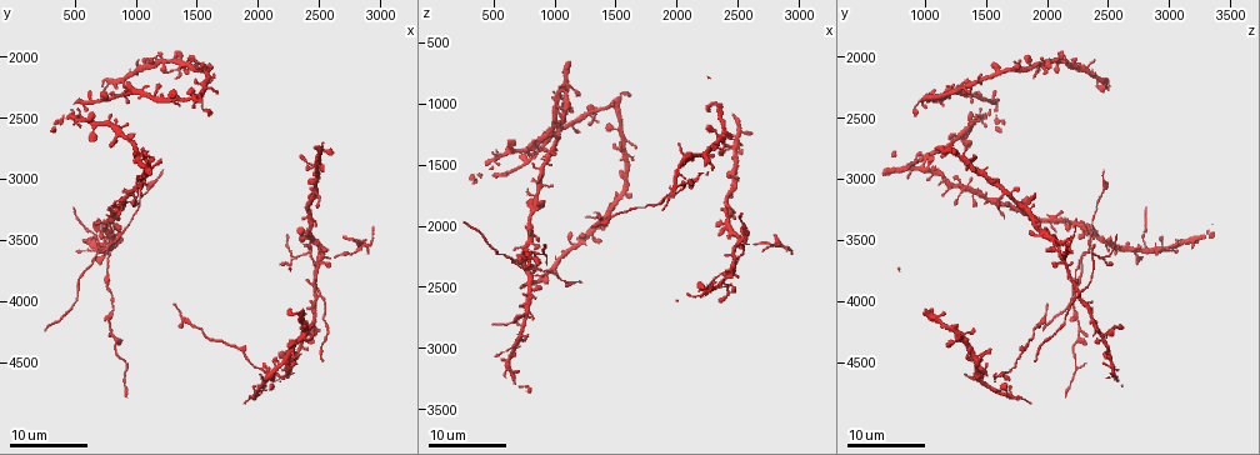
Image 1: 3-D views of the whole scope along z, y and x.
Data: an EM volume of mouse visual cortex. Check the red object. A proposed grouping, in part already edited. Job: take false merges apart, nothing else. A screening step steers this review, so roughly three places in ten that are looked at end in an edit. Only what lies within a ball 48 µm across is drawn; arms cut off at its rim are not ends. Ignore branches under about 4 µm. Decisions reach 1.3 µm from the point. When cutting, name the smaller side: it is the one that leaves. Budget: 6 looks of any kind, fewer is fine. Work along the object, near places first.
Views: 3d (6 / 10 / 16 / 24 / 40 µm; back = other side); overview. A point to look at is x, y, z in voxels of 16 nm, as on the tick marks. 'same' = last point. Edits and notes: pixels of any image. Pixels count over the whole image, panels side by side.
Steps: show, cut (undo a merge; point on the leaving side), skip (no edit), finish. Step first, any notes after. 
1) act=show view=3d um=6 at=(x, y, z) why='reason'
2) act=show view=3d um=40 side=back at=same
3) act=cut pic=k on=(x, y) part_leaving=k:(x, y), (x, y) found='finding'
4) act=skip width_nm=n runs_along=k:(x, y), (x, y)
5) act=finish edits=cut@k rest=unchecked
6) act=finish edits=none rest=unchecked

act=show view=3d um=16 at=(720, 3560, 2800) why='three arms meet'

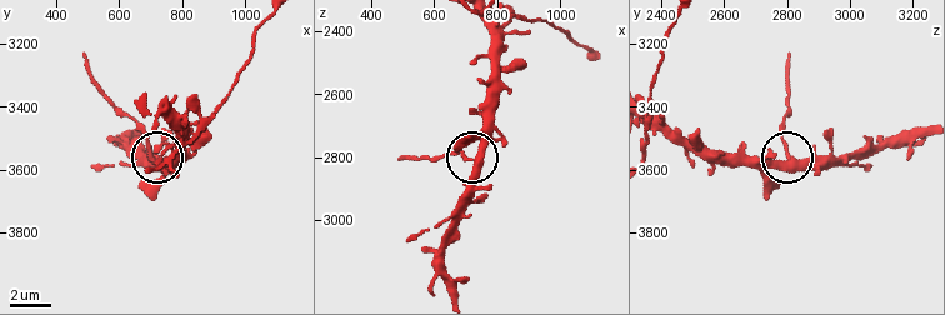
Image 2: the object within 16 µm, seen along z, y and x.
act=show view=3d um=10 at=(710, 3580, 2810)

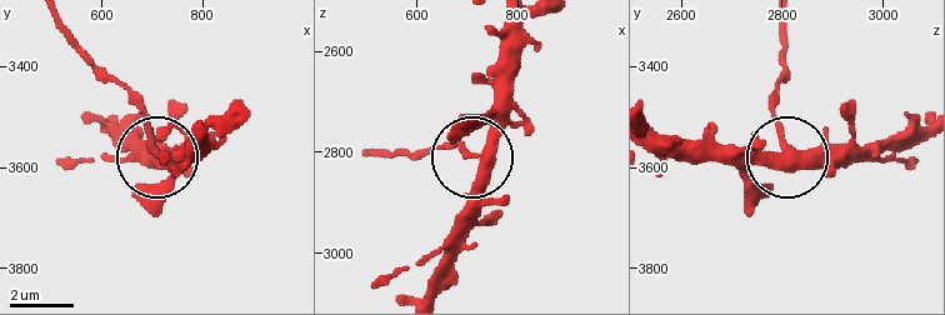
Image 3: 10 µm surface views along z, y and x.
act=cut pic=3 on=(141, 108) width_nm=340 part_leaving=3:(156, 148), (135, 101), (63, 21) found='two neurons meet here'

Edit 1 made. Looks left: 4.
act=show view=overview

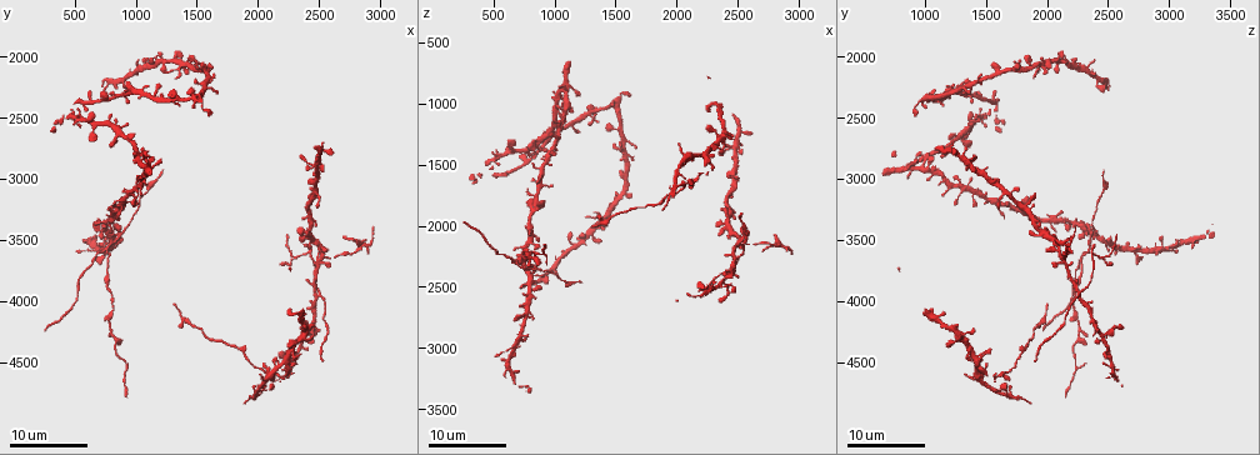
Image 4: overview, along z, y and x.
act=show view=3d um=24 at=(760, 3580, 2320) why='three arms meet'

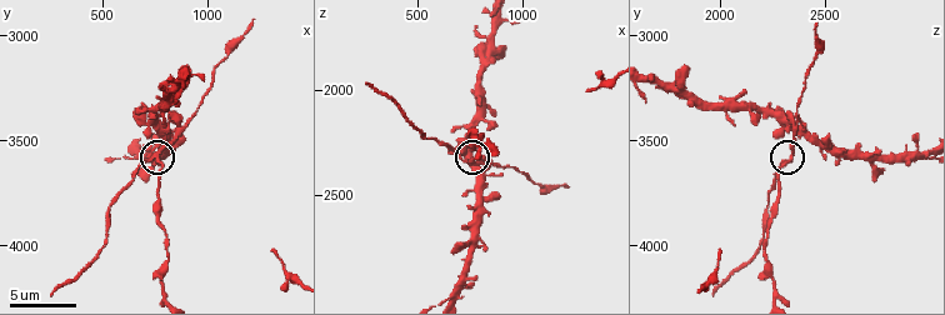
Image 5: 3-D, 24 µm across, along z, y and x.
act=show view=3d um=10 at=(760, 3580, 2330) why='zoom in'

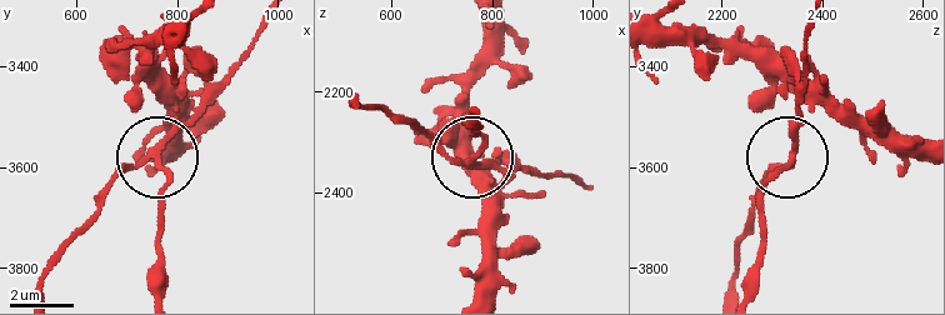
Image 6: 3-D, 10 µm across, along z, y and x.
act=cut pic=6 on=(164, 188) side_arm_um=16 part_leaving=6:(158, 160), (166, 183), (158, 206), (158, 288) found='two neurons meet here'

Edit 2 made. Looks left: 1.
act=finish edits=cut@3,cut@6 rest=unchecked

